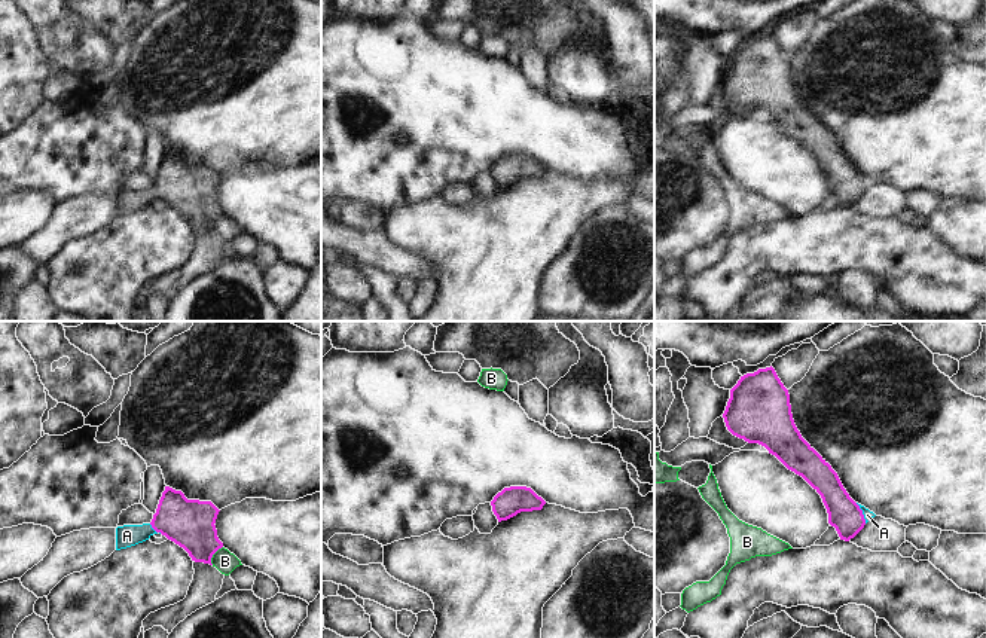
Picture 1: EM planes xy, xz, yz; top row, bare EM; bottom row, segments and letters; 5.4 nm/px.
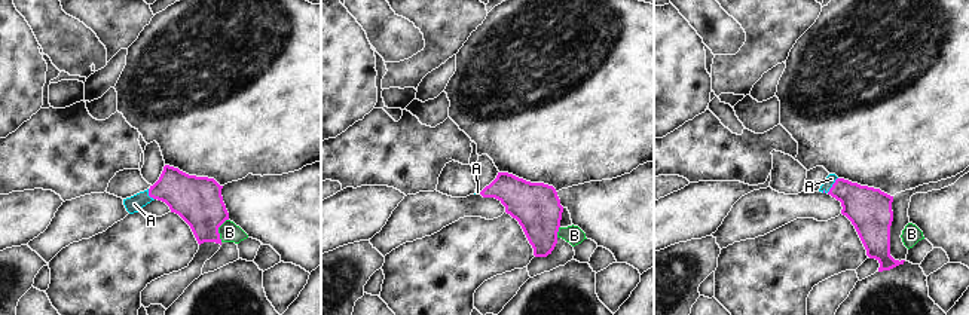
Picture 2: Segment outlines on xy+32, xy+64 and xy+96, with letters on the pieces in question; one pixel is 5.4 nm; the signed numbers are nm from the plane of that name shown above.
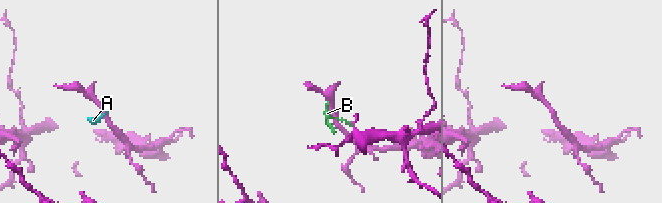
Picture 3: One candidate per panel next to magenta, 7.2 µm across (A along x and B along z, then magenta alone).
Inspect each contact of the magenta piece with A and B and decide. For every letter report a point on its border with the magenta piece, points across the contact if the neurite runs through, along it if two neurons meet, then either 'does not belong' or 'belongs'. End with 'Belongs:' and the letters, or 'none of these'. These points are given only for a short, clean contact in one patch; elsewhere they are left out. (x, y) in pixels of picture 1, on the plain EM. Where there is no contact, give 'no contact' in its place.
A: contact yz (861, 180); way yz (845, 182), (861, 180), (867, 182); belongs
B: contact xy (213, 220); border xy (222, 213), (213, 222), (211, 231); does not belong
Belongs: A

